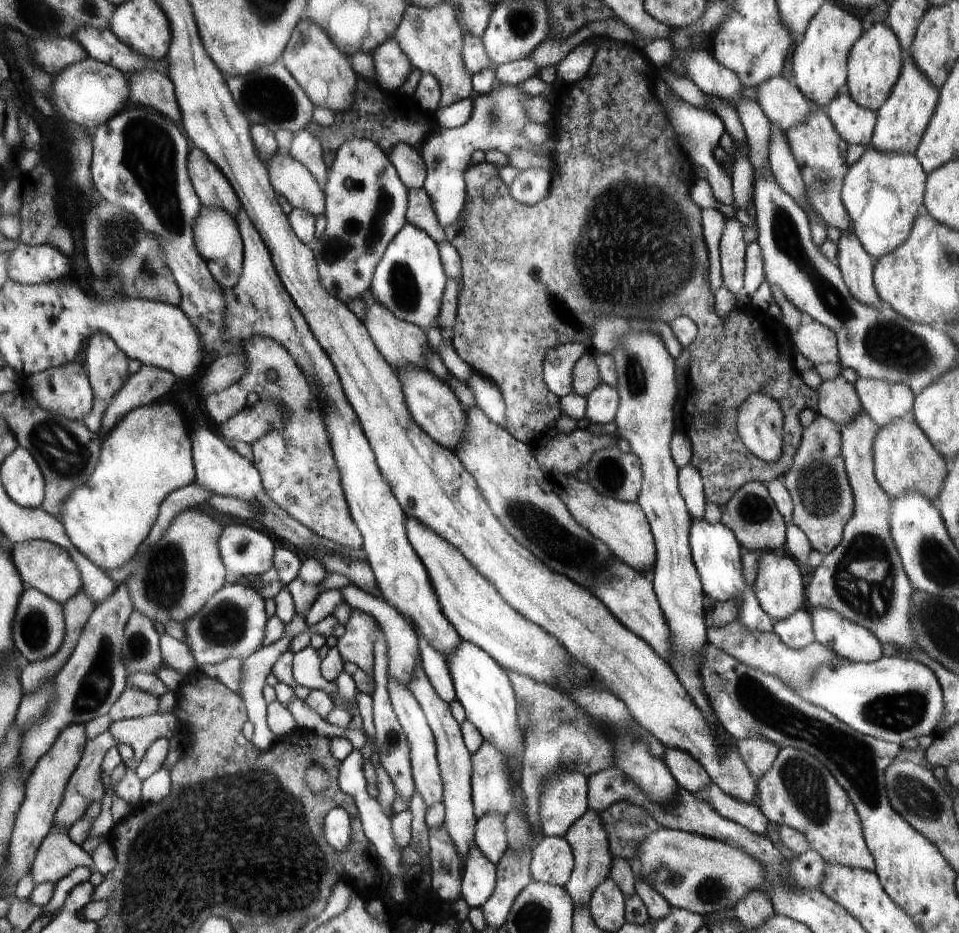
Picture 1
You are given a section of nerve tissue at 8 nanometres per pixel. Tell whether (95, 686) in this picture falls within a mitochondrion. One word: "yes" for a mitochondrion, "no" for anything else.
yes

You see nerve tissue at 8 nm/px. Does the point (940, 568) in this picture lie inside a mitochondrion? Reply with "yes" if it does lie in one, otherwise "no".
yes

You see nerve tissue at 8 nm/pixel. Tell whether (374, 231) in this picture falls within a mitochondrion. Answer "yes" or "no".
no

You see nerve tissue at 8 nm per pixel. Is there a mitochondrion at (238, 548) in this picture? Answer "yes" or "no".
yes

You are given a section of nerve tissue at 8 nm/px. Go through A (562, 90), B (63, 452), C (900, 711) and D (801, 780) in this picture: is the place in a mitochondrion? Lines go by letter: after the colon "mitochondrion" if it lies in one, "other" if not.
A: other
B: mitochondrion
C: mitochondrion
D: mitochondrion

